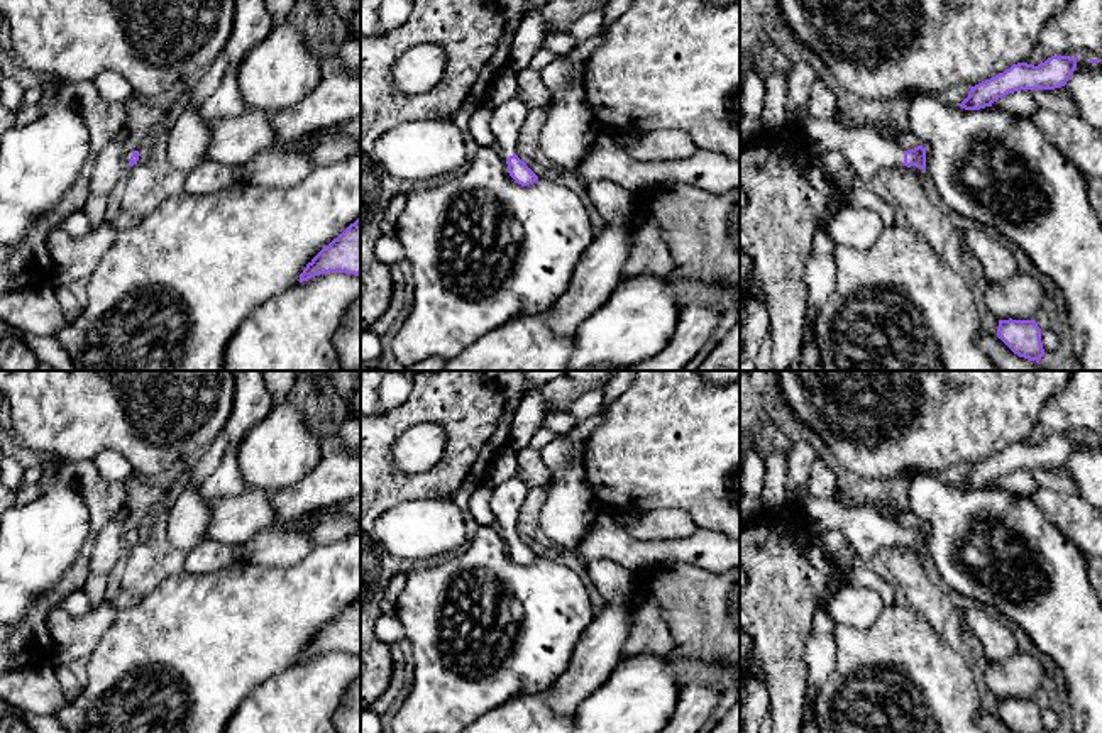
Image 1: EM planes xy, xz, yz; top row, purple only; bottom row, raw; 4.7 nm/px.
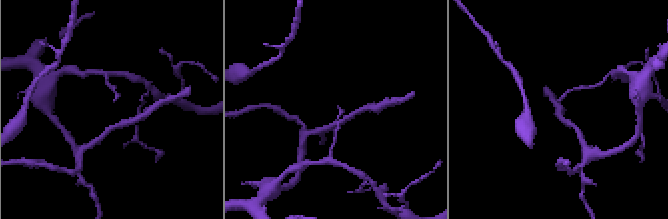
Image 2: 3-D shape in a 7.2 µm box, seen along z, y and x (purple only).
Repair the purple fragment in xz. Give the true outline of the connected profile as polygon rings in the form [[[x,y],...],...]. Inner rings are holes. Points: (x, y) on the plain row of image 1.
[[[515,474],[493,489],[491,510],[498,520],[498,530],[506,538],[510,555],[521,565],[533,564],[538,555],[516,535],[516,525],[523,503],[528,498],[528,486]]]

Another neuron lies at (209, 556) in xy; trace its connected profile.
[[[203,540],[186,555],[186,570],[193,574],[208,574],[222,570],[244,560],[240,547],[225,545],[213,540]]]

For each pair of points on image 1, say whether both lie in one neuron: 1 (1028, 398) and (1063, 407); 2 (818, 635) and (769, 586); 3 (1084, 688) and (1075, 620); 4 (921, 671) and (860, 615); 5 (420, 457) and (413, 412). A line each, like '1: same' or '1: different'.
1: different
2: different
3: same
4: different
5: different

